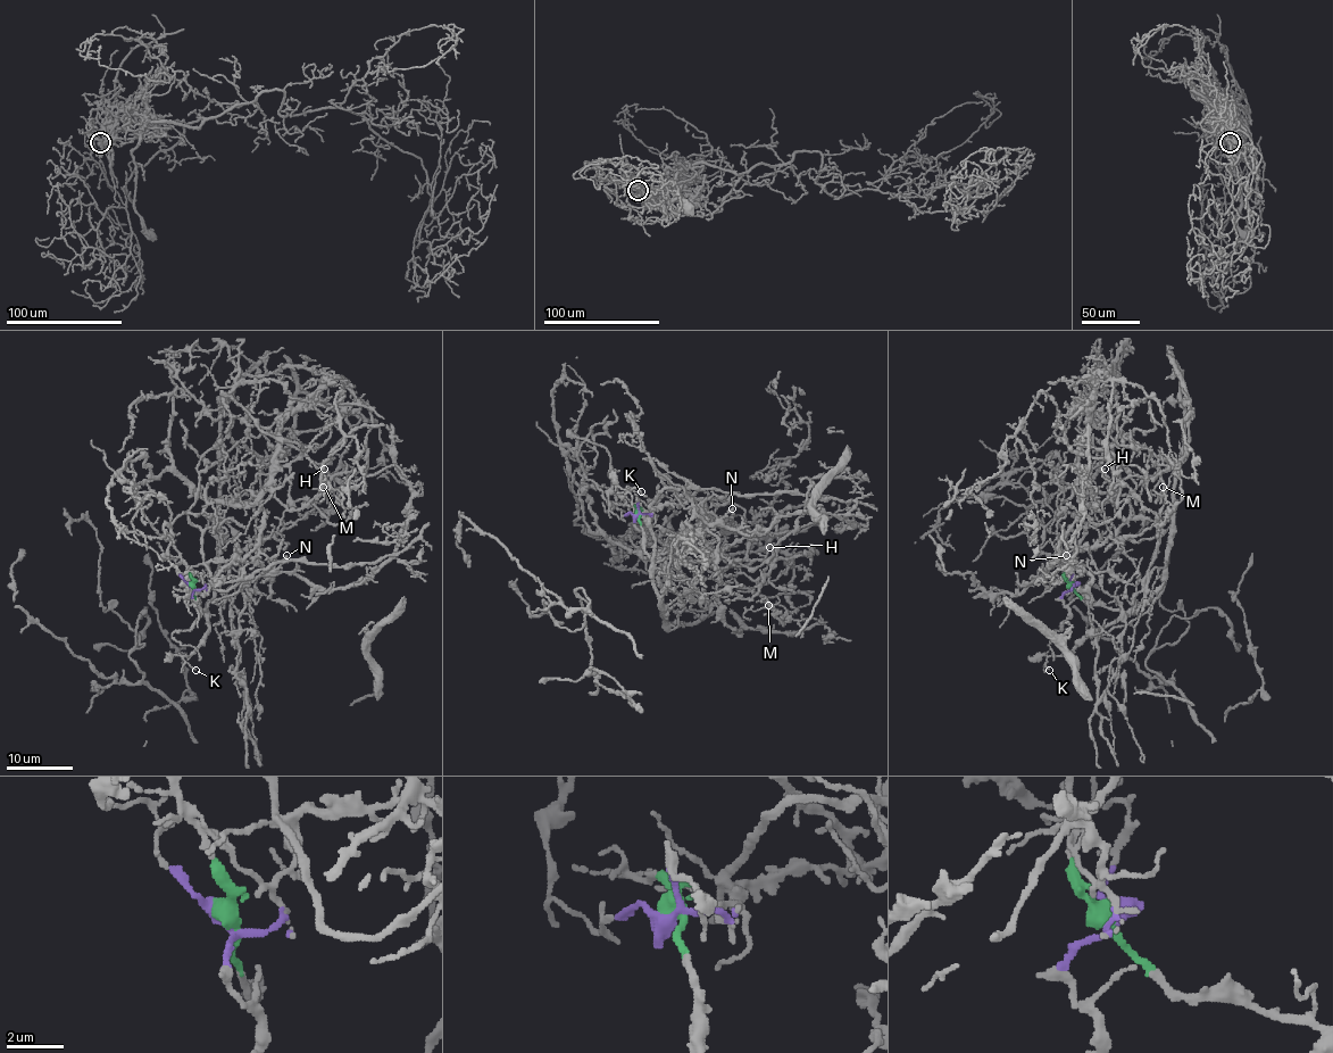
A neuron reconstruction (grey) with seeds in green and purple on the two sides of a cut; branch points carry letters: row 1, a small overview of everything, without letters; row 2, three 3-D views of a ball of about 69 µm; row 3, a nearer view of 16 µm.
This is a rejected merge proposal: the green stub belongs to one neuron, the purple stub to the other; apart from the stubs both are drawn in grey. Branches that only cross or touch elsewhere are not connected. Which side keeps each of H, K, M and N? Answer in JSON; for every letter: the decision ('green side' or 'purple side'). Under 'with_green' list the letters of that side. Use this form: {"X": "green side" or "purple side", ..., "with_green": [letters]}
{"H": "purple side", "K": "green side", "M": "purple side", "N": "purple side", "with_green": ["K"]}

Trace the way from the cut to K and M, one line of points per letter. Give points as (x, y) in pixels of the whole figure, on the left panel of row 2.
K: (191, 586), (198, 604), (203, 610), (209, 631), (182, 657), (196, 669)
M: (191, 586), (210, 561), (253, 547), (277, 430), (332, 376), (347, 383), (352, 441), (331, 505), (324, 486)

